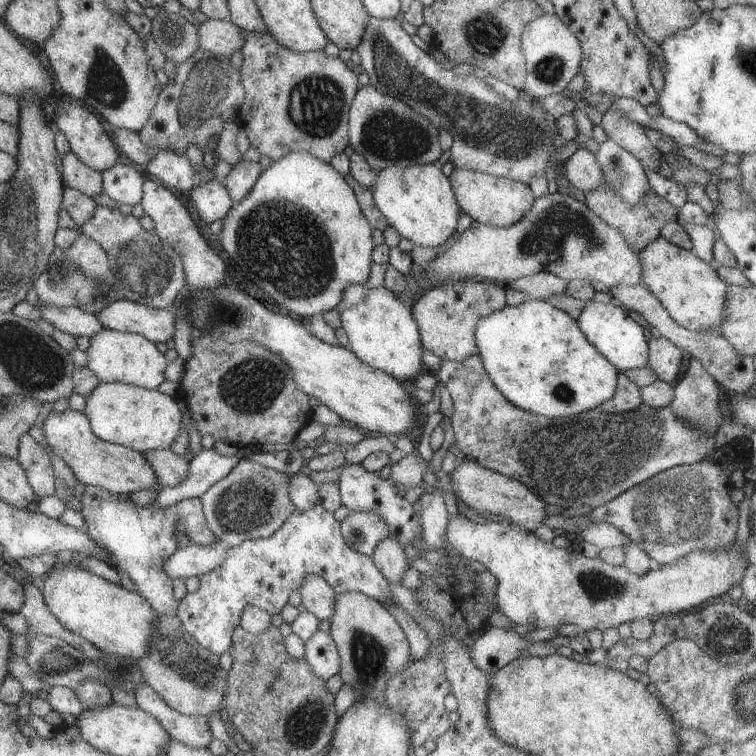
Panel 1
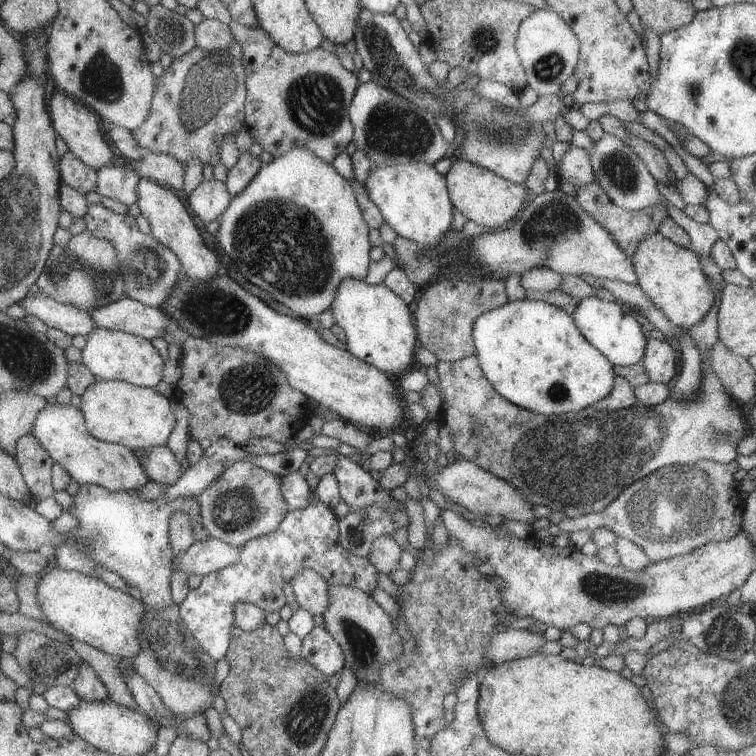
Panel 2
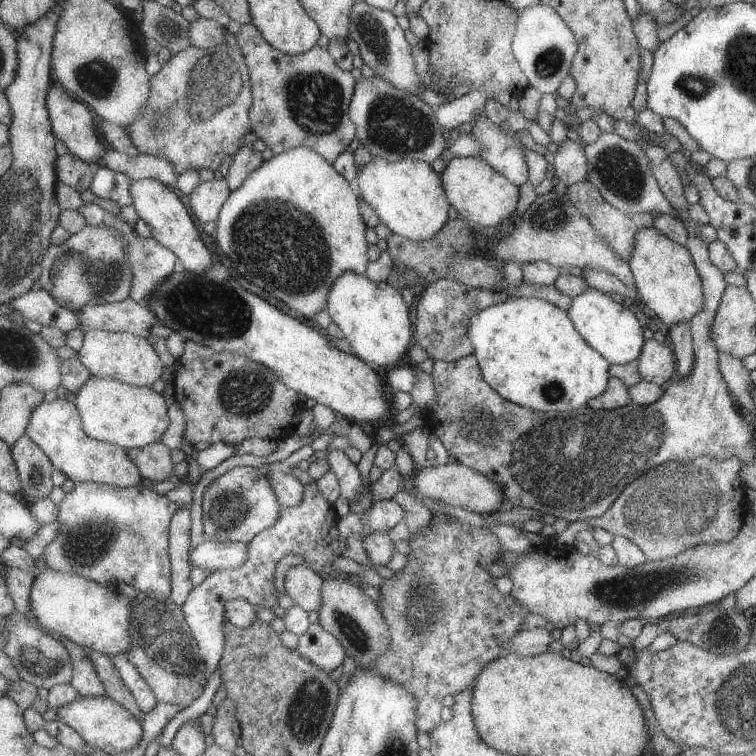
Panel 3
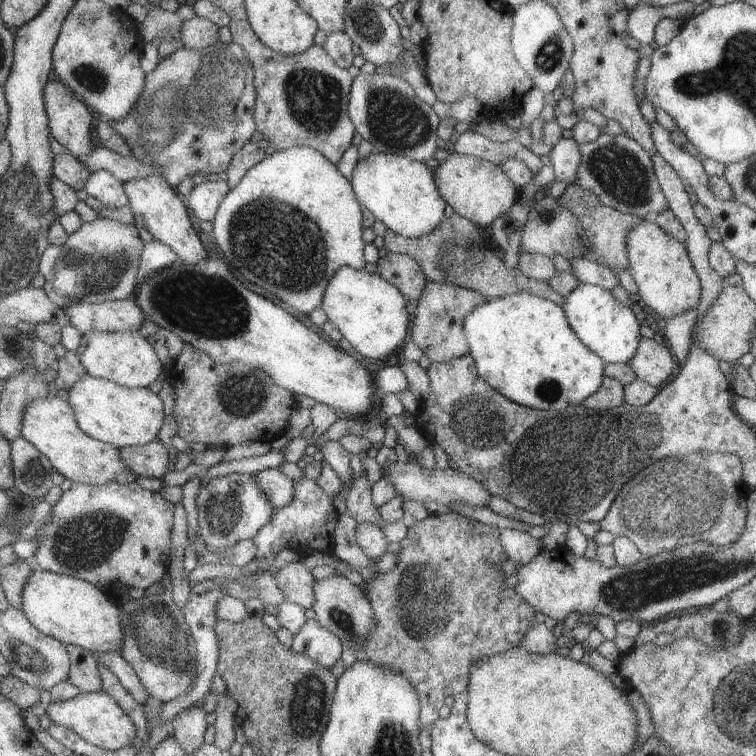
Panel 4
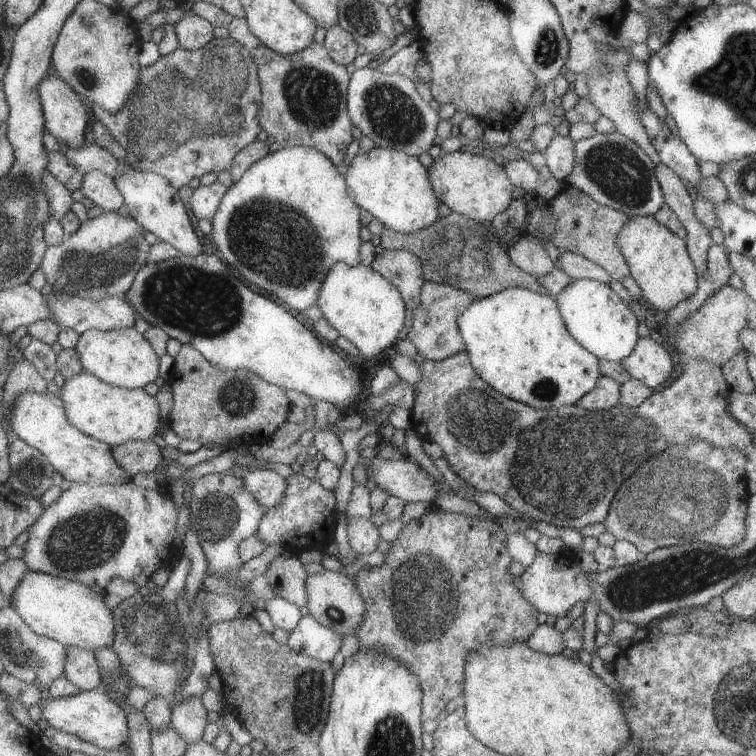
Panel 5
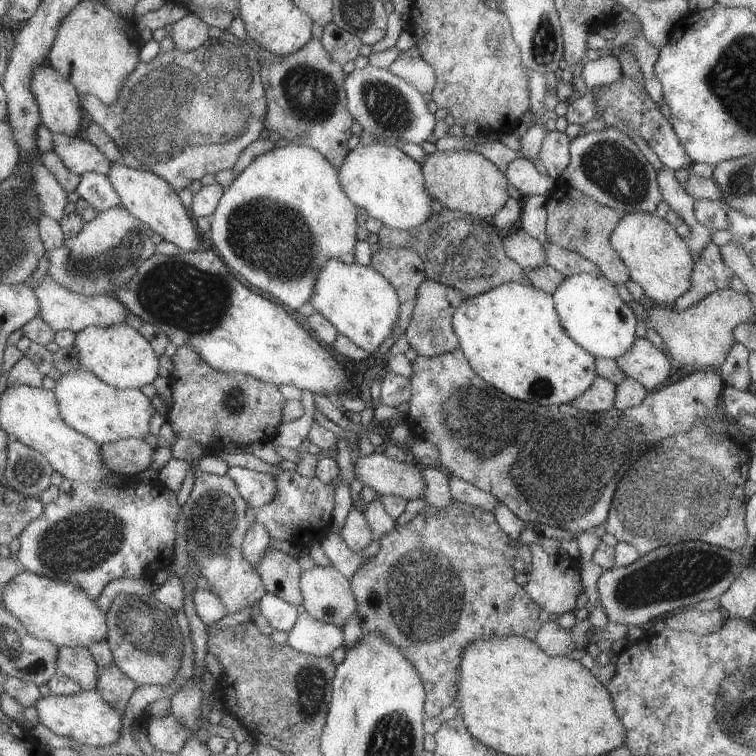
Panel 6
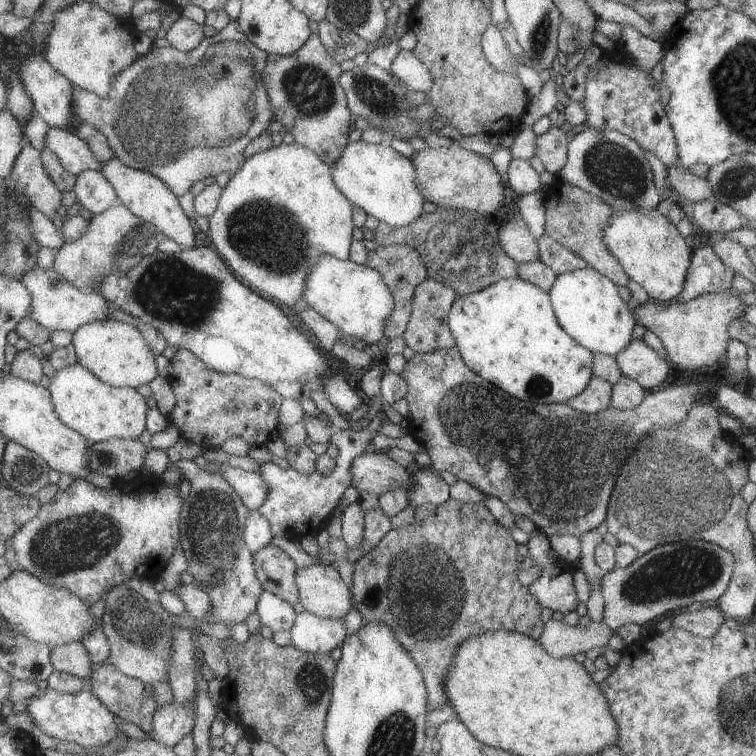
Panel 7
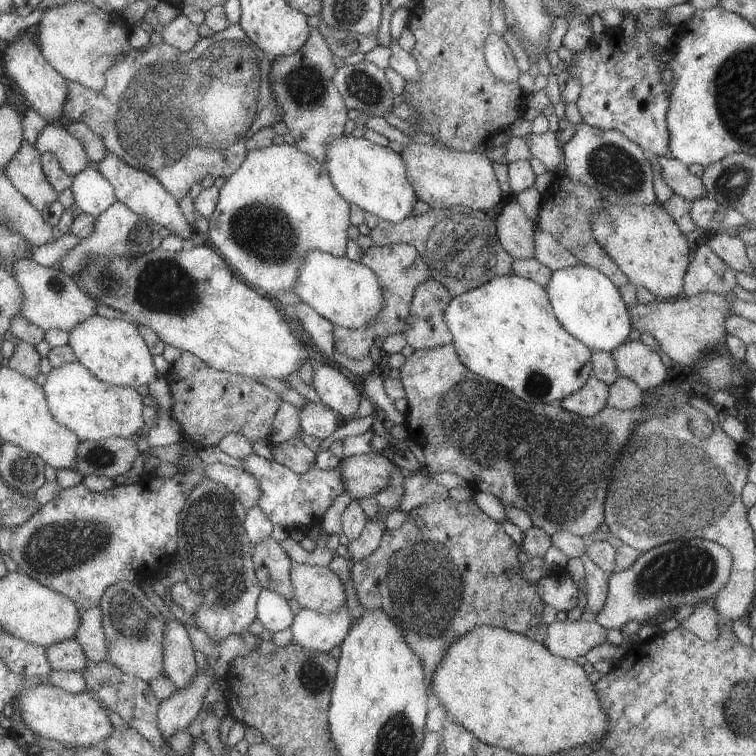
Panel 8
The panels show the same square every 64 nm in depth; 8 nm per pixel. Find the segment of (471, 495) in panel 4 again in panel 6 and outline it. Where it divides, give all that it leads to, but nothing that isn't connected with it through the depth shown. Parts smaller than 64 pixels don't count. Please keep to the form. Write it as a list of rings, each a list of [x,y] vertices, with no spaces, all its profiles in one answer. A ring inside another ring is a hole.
[[[372,452],[358,456],[353,462],[353,474],[362,486],[379,495],[395,495],[403,500],[423,498],[425,482],[414,461],[399,464],[384,453]]]

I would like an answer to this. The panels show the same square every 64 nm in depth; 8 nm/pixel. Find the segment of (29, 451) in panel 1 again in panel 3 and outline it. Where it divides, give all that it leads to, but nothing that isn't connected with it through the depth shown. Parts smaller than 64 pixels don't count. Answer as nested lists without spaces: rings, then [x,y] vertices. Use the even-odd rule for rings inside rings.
[[[21,435],[10,447],[11,458],[17,469],[20,491],[32,498],[46,499],[51,492],[51,462],[30,438]]]

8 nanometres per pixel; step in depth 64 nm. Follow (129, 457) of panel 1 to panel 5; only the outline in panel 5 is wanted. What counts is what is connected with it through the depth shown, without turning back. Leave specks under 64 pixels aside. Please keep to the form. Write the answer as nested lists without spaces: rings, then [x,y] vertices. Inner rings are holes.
[[[27,390],[21,392],[11,406],[9,426],[6,427],[6,430],[11,430],[27,446],[31,446],[43,454],[51,463],[54,472],[65,480],[77,481],[89,486],[117,485],[130,480],[127,472],[123,472],[115,464],[115,460],[109,452],[109,445],[99,442],[83,432],[79,432],[75,426],[71,426],[63,414],[63,402],[49,392],[43,392],[43,394],[27,392]]]

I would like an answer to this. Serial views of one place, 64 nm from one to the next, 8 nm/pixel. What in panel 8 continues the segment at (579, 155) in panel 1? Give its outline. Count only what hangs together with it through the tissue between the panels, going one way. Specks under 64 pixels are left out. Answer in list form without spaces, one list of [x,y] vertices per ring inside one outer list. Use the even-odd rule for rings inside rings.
[[[546,131],[545,133],[536,134],[529,133],[525,137],[525,146],[529,148],[531,157],[537,158],[546,170],[555,170],[557,164],[561,162],[563,158],[563,152],[561,152],[561,144],[555,136],[555,131]]]

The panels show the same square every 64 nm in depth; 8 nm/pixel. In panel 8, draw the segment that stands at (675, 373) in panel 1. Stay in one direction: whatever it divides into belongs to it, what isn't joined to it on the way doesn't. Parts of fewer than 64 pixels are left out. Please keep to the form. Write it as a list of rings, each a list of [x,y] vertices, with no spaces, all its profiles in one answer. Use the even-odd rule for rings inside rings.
[[[639,339],[625,340],[610,353],[618,376],[635,382],[644,393],[656,390],[667,376],[657,352]]]

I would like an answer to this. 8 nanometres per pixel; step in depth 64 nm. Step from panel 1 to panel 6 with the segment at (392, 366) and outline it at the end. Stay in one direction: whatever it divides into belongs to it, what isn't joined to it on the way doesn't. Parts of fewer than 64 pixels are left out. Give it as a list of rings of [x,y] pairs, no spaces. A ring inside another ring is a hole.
[[[335,258],[325,260],[321,266],[309,302],[315,311],[331,322],[338,334],[343,334],[369,355],[385,337],[390,337],[399,316],[397,292],[381,274],[369,265],[344,263]]]

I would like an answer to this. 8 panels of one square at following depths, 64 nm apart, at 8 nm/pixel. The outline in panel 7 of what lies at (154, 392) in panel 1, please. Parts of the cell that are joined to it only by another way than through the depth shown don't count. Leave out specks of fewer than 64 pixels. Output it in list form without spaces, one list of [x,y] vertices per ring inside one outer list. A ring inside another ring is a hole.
[[[78,362],[54,371],[47,389],[57,418],[65,426],[81,434],[88,443],[109,438],[137,439],[145,429],[145,412],[148,407],[144,396],[131,387],[113,387],[101,382]]]

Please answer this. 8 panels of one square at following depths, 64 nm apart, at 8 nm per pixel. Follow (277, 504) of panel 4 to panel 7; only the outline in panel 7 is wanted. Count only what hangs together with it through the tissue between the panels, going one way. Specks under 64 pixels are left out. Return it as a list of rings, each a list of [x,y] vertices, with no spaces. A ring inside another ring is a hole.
[[[210,463],[205,470],[209,474],[219,474],[224,478],[225,482],[233,488],[233,492],[237,493],[243,506],[250,511],[257,509],[267,496],[265,482],[256,472],[217,463]]]

